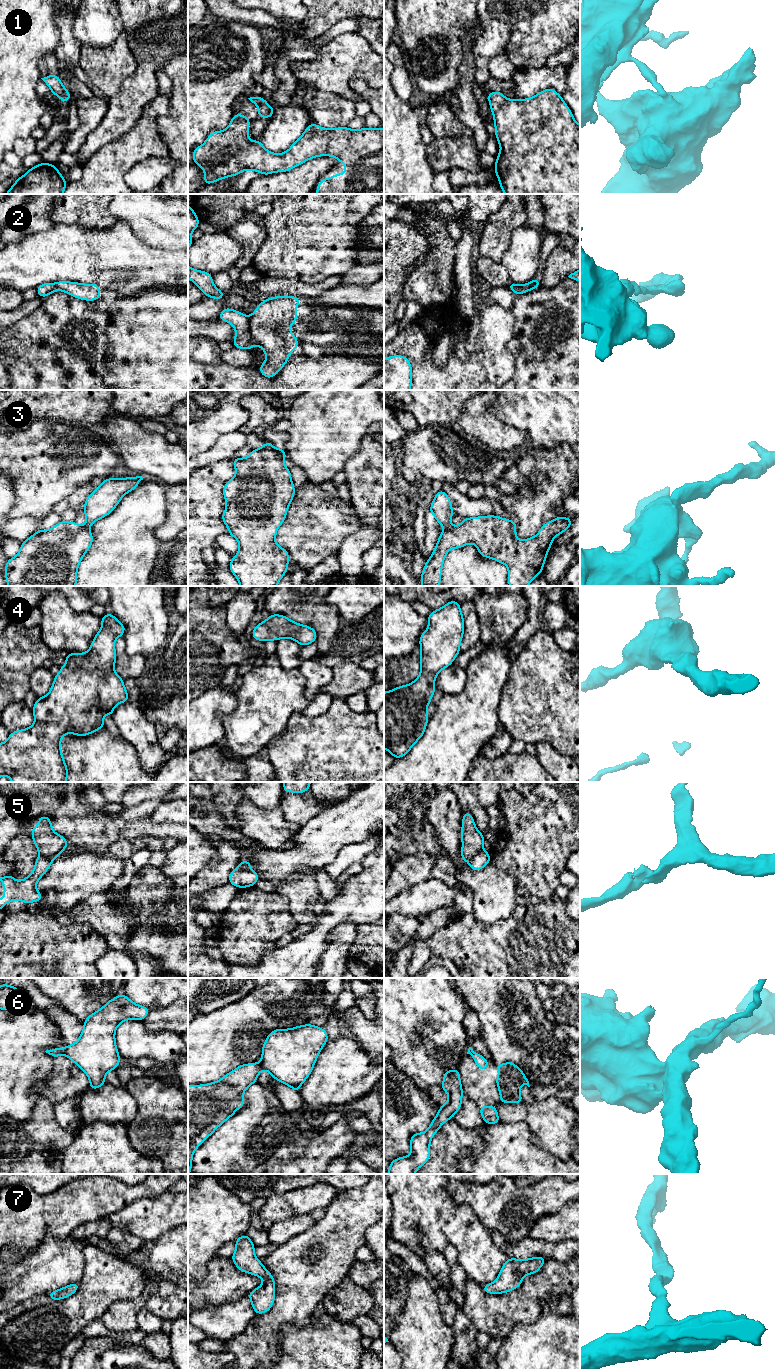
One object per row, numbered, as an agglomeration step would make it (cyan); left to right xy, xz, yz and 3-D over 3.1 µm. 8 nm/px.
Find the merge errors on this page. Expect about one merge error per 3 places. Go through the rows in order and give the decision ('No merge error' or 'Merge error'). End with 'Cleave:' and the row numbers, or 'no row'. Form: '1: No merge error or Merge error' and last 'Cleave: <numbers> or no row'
1: Merge error
2: Merge error
3: Merge error
4: No merge error
5: Merge error
6: Merge error
7: No merge error
Cleave: 1, 2, 3, 5, 6

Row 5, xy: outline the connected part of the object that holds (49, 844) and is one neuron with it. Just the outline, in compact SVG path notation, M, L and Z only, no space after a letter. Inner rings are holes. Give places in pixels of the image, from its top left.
M40 816L39 824L31 831L31 836L39 854L53 859L68 847L65 837L52 830L52 823L48 816Z

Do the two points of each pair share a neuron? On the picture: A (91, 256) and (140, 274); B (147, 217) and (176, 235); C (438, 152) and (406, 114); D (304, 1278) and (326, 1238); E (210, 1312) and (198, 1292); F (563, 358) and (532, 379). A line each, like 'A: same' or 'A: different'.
A: same
B: same
C: different
D: same
E: different
F: same

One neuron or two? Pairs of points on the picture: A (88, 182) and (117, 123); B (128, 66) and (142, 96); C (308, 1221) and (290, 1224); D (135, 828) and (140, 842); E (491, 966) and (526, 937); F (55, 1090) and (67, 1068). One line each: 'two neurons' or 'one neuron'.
A: two neurons
B: two neurons
C: one neuron
D: two neurons
E: one neuron
F: one neuron

